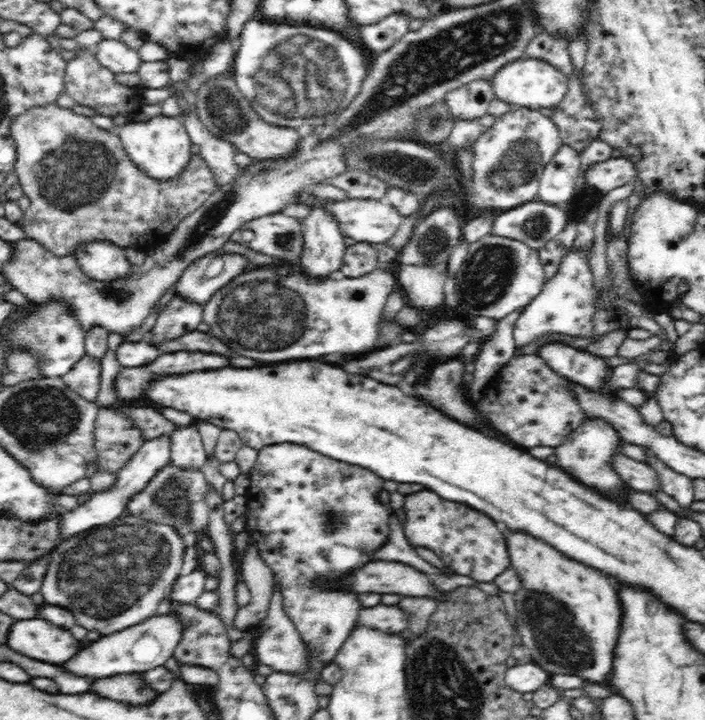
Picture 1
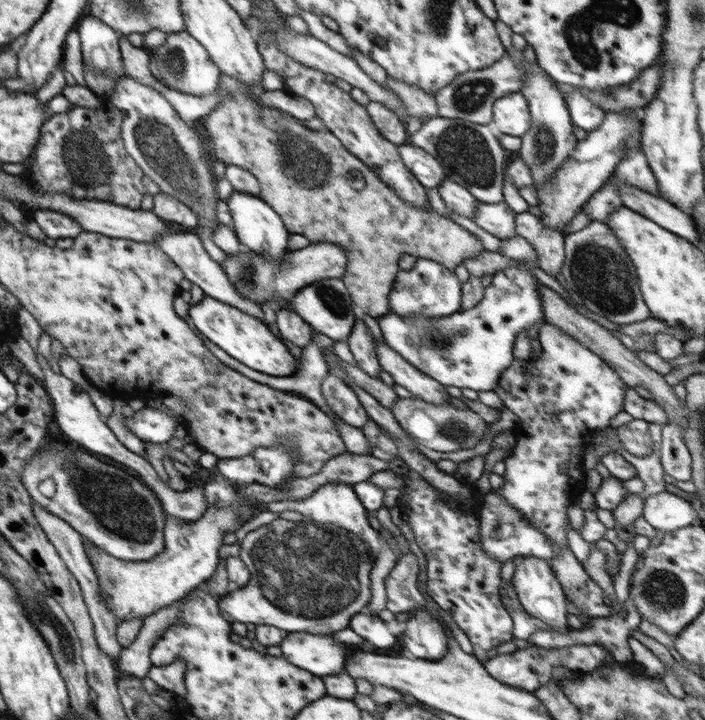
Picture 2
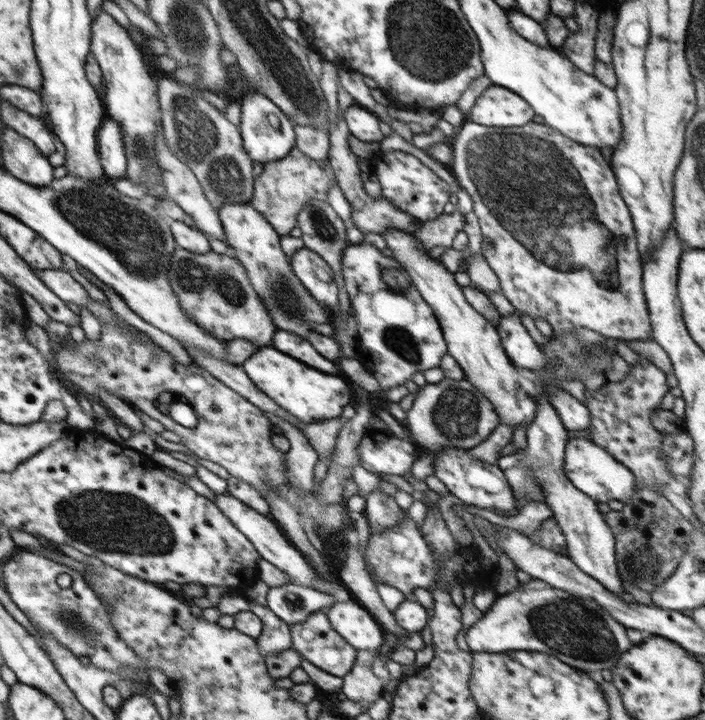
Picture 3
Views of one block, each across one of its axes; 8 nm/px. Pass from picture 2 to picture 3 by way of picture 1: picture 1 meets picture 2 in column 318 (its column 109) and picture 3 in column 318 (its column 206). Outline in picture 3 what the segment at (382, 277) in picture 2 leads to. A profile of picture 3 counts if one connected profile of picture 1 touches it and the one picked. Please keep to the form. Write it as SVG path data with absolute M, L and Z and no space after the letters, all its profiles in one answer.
M294 146L290 153L277 161L263 164L262 173L255 178L251 205L274 227L280 235L289 235L290 230L297 226L297 216L308 201L326 201L327 192L334 184L335 174L327 162L316 162L308 158L304 152Z

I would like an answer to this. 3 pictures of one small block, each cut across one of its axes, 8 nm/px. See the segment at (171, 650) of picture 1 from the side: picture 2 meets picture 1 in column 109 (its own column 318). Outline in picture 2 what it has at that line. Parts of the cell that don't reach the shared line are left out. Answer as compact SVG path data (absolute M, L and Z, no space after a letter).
M287 633L280 643L280 650L288 662L318 677L342 672L348 654L344 644L318 634Z

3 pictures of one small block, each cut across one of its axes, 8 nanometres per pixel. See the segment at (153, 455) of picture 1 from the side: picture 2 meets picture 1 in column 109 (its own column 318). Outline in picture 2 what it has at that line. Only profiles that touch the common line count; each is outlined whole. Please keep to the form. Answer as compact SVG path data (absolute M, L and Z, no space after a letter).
M327 483L315 494L303 500L268 502L264 504L263 510L278 514L284 511L296 511L314 523L333 525L341 529L346 529L349 533L358 534L368 544L371 551L371 558L374 562L378 559L383 547L383 540L380 539L381 535L376 529L370 526L367 520L367 512L364 506L361 506L360 500L356 497L353 486L346 485L345 483Z

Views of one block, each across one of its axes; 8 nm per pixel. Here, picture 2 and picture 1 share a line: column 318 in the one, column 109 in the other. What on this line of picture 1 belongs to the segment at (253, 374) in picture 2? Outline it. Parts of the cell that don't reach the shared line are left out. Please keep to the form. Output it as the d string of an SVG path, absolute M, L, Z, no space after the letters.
M114 332L108 335L108 350L106 356L102 358L101 365L101 385L100 390L95 400L95 403L99 408L110 408L118 404L115 392L113 388L117 372L123 367L116 358L115 350L120 346L120 343L124 341L124 337L121 334Z

